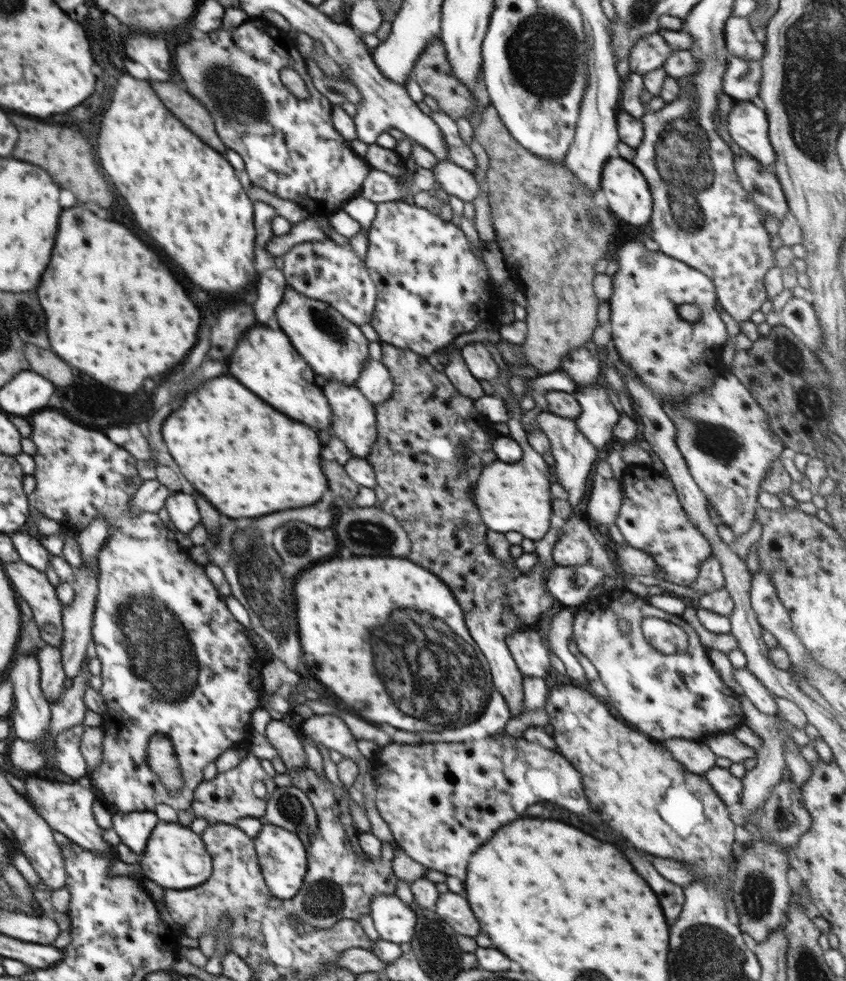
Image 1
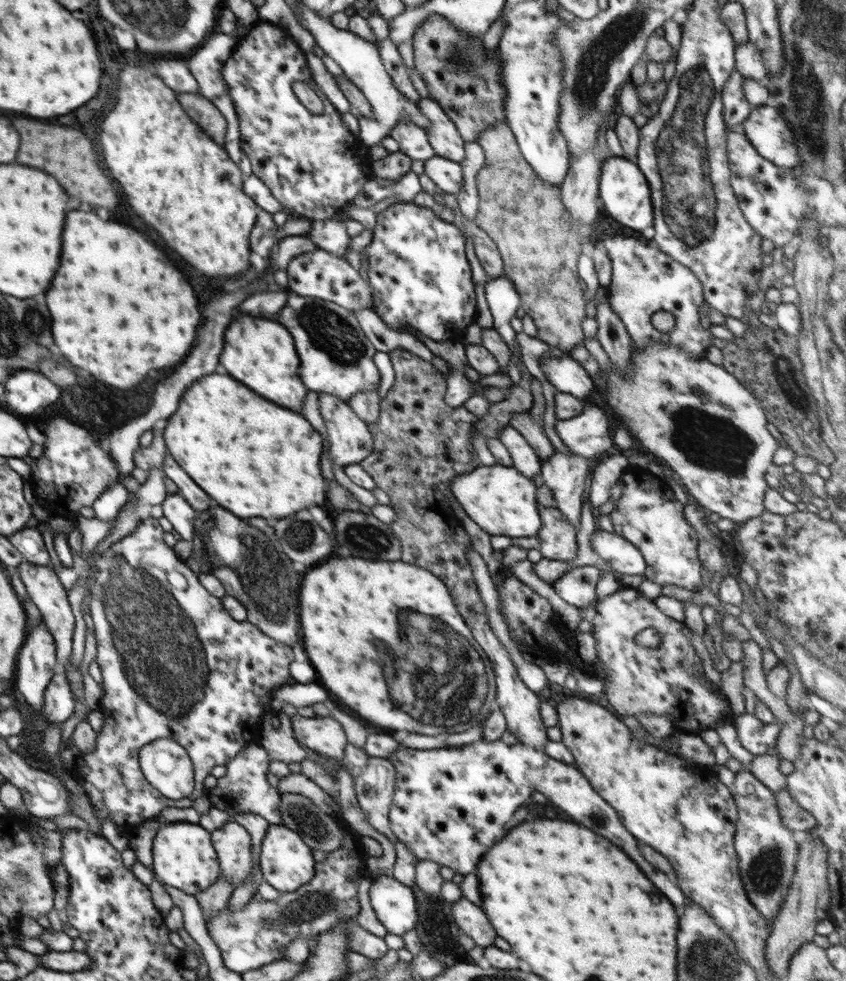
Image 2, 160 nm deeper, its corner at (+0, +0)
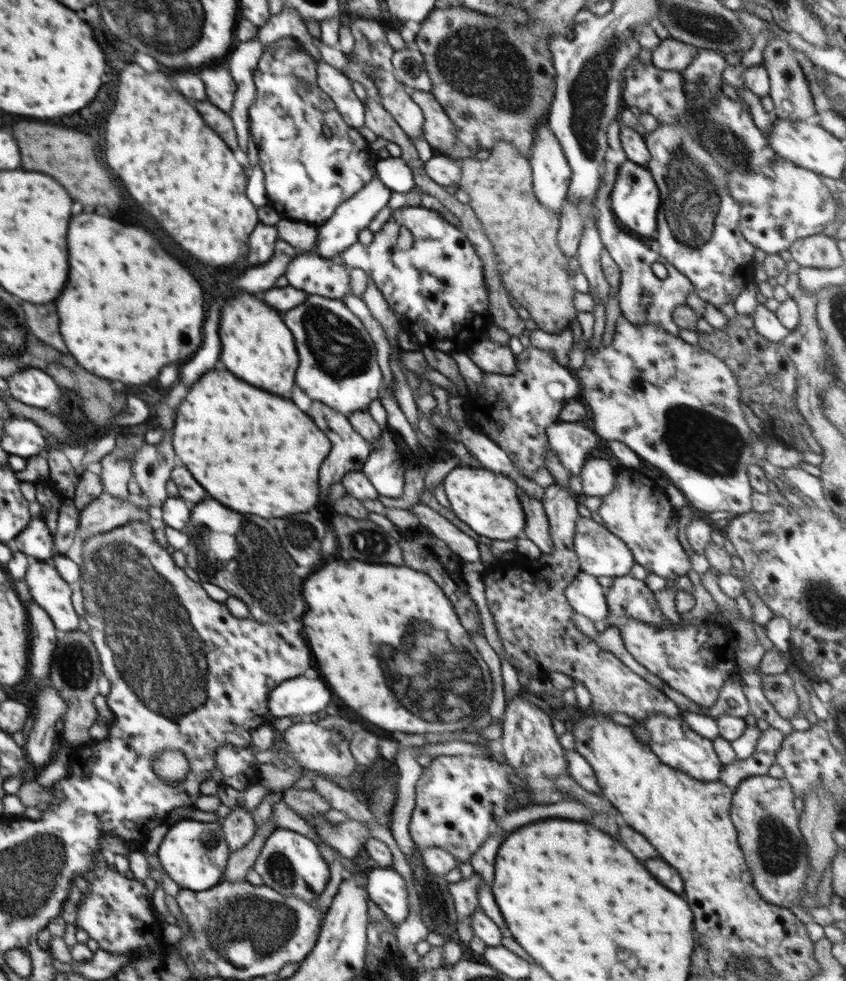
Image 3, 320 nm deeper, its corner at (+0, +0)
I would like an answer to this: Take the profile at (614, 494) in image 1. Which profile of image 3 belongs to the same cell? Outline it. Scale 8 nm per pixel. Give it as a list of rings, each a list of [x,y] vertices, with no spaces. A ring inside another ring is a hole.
[[[590,456],[581,471],[583,494],[600,498],[609,494],[614,488],[617,469],[606,459]]]

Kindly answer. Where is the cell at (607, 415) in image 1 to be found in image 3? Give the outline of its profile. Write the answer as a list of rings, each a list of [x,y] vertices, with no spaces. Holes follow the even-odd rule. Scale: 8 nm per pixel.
[[[586,419],[578,422],[557,421],[546,431],[549,448],[554,450],[556,459],[574,477],[581,475],[591,451],[598,448],[602,439],[585,423]]]

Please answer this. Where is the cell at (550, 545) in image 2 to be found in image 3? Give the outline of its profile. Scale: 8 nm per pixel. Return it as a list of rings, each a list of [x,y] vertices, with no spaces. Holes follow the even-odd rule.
[[[522,492],[520,505],[523,506],[524,514],[526,514],[526,528],[524,528],[523,536],[530,539],[543,553],[552,552],[550,523],[542,502]]]

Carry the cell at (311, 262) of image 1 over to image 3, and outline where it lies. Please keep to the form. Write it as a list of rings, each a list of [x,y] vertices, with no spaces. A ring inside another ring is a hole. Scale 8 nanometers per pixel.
[[[298,254],[290,261],[285,272],[290,285],[309,295],[341,300],[343,296],[352,294],[350,268],[333,258],[324,259],[318,254]]]

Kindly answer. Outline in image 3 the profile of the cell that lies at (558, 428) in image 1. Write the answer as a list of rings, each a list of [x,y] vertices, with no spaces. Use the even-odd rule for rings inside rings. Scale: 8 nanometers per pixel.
[[[554,480],[546,487],[541,502],[550,523],[552,552],[529,559],[519,572],[512,572],[504,565],[489,566],[482,572],[488,610],[494,618],[506,658],[515,670],[534,678],[546,679],[550,672],[561,672],[583,684],[591,694],[592,713],[608,716],[612,712],[624,712],[640,721],[653,714],[670,718],[680,715],[682,710],[661,689],[650,685],[613,653],[603,650],[572,621],[574,609],[568,604],[564,591],[581,571],[573,549],[576,522],[580,518],[578,498]]]

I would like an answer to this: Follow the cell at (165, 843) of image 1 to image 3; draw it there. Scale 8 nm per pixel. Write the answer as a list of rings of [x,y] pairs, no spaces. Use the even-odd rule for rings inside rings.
[[[190,818],[169,826],[157,851],[162,868],[182,889],[207,891],[223,880],[231,850],[224,838],[220,822],[202,822]]]

